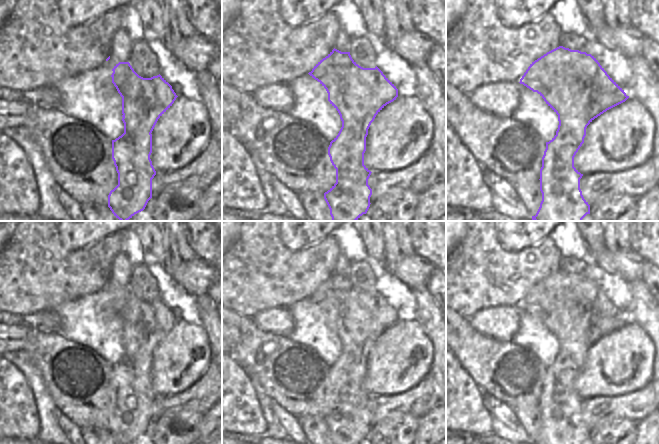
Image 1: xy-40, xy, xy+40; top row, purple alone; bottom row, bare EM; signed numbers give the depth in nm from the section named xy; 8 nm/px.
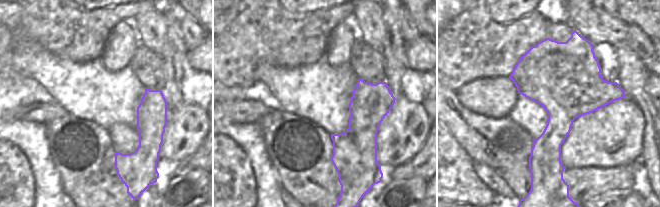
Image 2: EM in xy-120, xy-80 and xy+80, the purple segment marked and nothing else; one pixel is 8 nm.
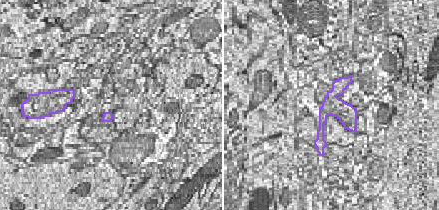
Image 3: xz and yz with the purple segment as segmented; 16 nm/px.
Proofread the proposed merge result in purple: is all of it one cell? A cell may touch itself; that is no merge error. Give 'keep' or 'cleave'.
cleave

